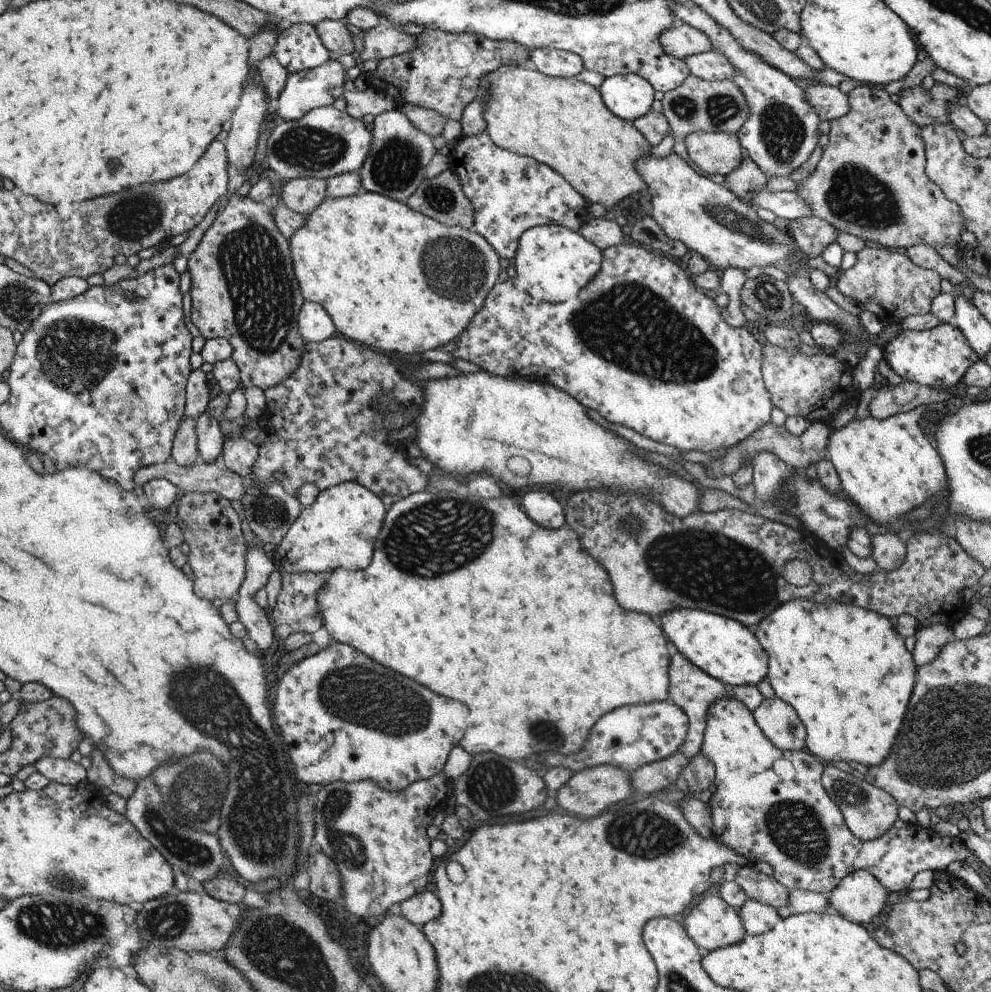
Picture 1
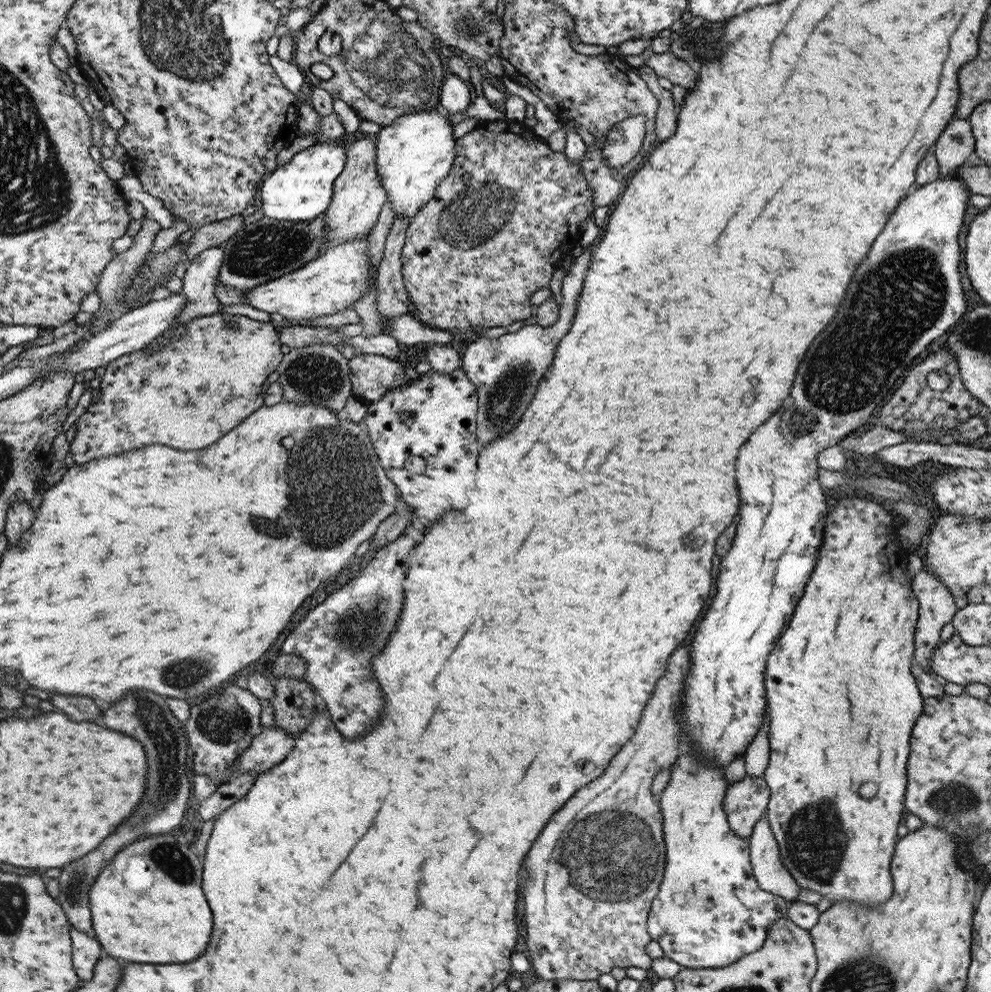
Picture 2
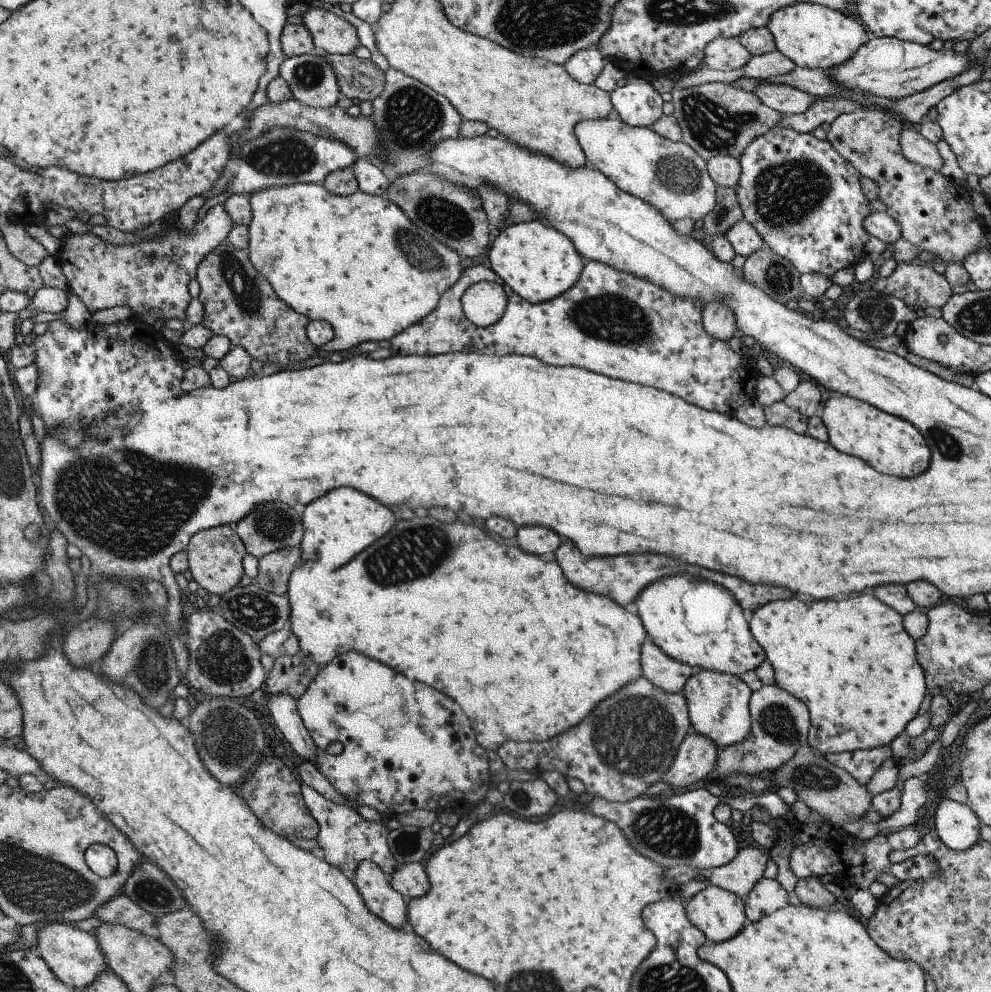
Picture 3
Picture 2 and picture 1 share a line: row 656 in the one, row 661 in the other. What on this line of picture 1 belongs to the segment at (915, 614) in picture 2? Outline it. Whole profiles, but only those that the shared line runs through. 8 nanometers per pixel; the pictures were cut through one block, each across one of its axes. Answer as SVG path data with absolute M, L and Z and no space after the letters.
M797 598L783 602L776 610L773 610L766 618L763 618L754 626L752 631L760 646L768 655L767 681L770 686L773 686L775 696L789 704L798 713L805 726L807 732L805 750L812 753L823 764L831 764L842 760L842 762L858 762L858 764L871 767L879 765L889 756L890 749L901 730L902 720L904 720L904 714L906 714L906 708L908 708L908 700L910 700L910 694L912 694L912 688L914 688L916 682L918 667L914 662L913 654L906 649L905 639L898 633L894 620L854 604L836 601L817 603L814 599Z

